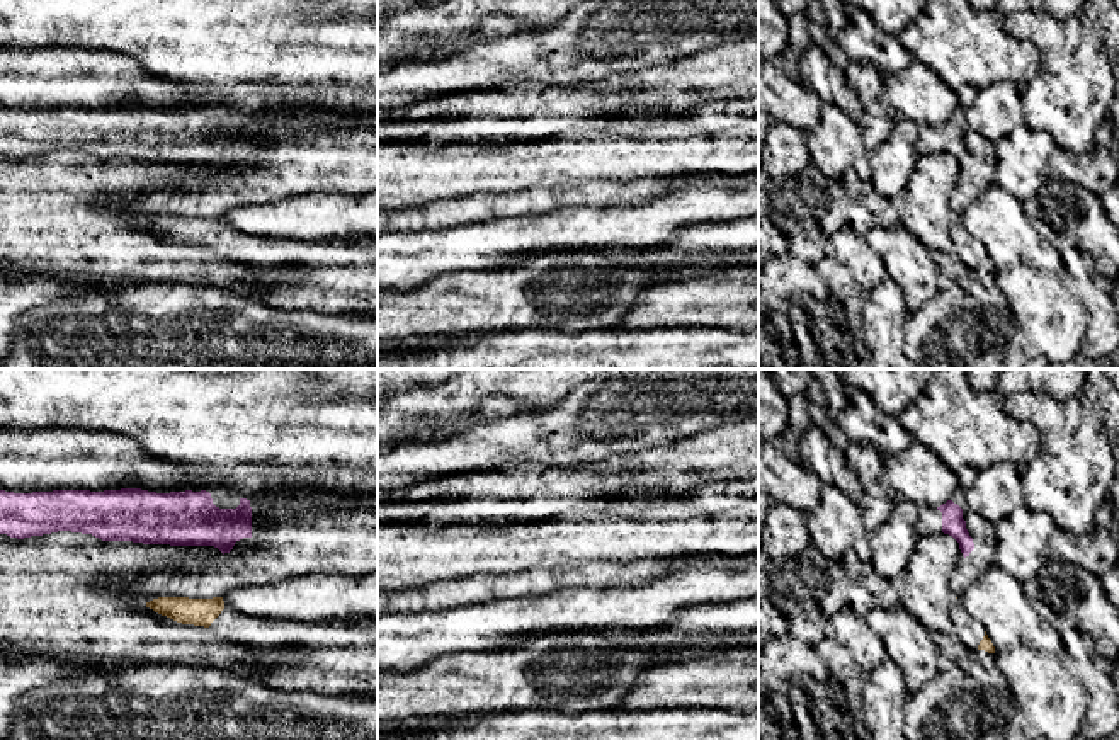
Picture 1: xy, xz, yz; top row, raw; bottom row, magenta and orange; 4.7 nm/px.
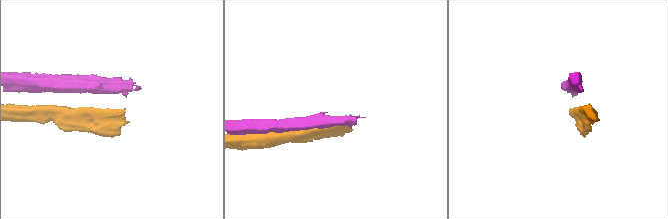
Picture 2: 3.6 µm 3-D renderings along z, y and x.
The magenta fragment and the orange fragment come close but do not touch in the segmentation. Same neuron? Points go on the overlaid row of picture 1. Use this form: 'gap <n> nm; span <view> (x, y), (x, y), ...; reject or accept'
gap 200 nm; span yz (965, 557), (956, 597); reject

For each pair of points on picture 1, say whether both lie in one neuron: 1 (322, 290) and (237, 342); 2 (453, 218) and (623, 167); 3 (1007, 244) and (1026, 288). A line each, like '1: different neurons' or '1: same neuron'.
1: different neurons
2: different neurons
3: different neurons

